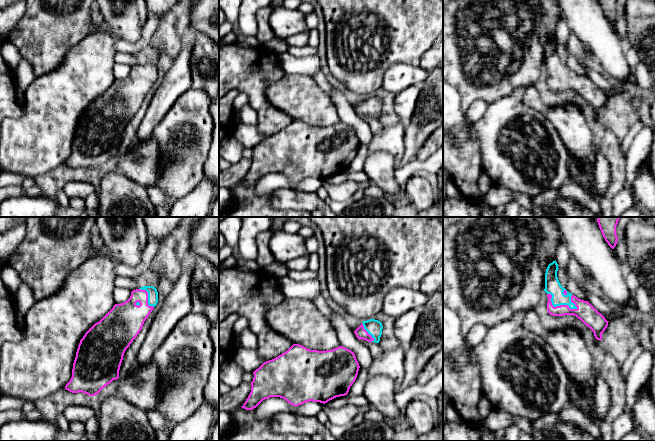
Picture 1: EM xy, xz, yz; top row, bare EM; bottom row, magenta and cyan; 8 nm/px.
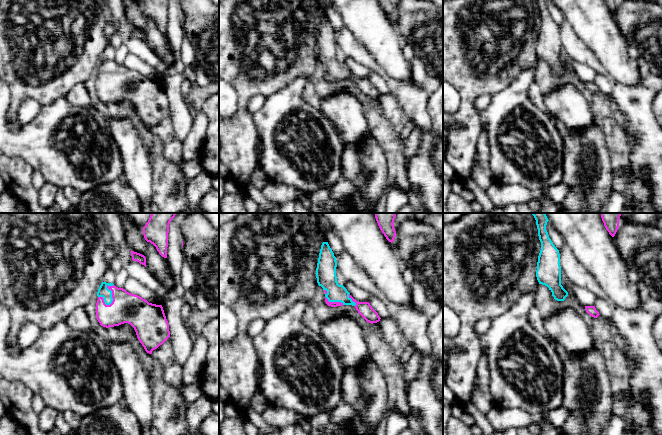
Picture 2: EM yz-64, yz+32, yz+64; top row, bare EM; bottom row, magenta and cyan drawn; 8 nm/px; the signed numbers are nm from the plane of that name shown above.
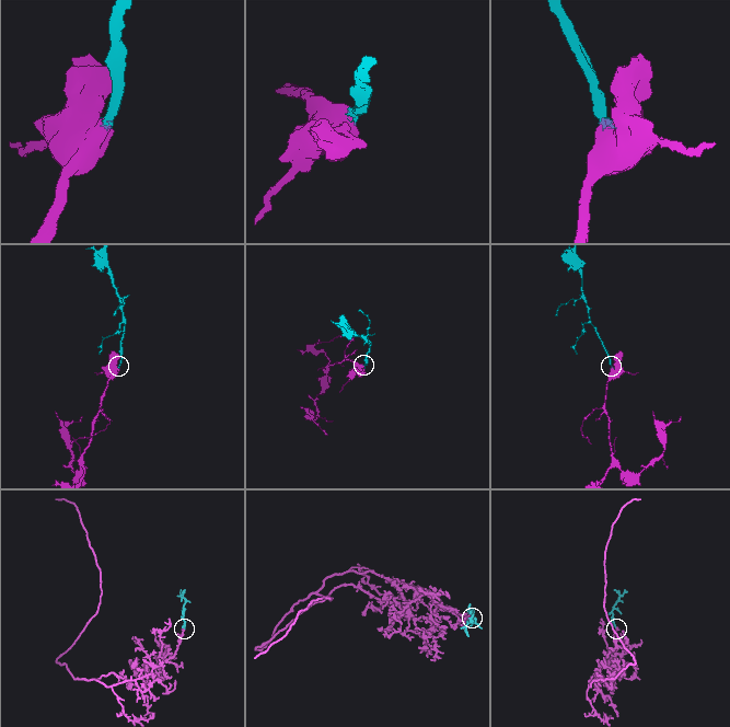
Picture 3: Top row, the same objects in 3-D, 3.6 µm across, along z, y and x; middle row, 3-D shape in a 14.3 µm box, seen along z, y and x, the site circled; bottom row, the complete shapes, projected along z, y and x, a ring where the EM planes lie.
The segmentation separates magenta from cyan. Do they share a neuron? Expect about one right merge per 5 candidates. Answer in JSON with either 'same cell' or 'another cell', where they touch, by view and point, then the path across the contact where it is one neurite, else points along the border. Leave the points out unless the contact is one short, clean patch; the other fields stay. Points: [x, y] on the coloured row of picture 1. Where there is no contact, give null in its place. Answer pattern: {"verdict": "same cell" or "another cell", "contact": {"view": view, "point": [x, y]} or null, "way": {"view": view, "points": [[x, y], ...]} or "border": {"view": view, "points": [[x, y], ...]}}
{"verdict": "same cell", "contact": {"view": "yz", "point": [558, 306]}, "way": {"view": "yz", "points": [[585, 311], [580, 308], [558, 306], [558, 296], [552, 285]]}}

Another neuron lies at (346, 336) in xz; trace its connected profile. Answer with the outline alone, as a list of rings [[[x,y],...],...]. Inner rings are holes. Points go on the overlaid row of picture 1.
[[[332,310],[331,324],[337,332],[341,346],[351,350],[355,354],[360,368],[369,371],[373,362],[372,354],[368,347],[359,341],[344,317]]]

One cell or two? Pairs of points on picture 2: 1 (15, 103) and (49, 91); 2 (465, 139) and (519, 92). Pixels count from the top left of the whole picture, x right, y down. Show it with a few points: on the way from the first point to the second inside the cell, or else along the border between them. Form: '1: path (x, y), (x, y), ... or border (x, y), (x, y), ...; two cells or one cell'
1: path (23, 95), (27, 91), (41, 91); one cell
2: border (479, 112), (479, 122), (481, 125); two cells

